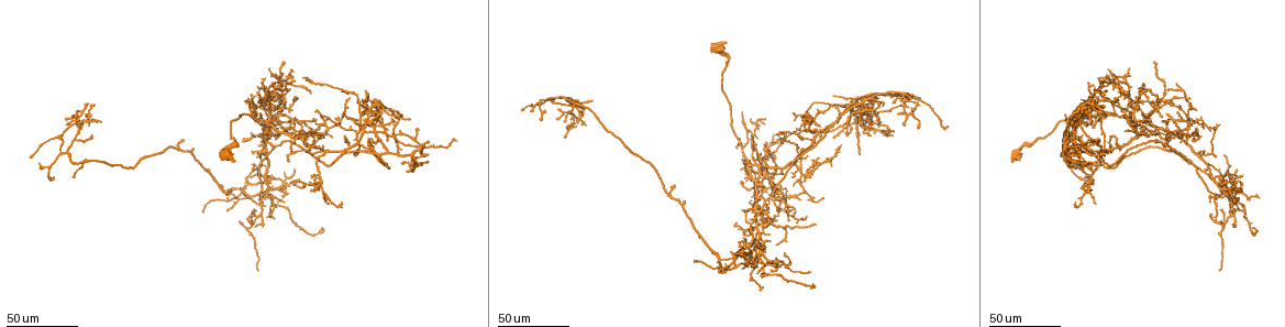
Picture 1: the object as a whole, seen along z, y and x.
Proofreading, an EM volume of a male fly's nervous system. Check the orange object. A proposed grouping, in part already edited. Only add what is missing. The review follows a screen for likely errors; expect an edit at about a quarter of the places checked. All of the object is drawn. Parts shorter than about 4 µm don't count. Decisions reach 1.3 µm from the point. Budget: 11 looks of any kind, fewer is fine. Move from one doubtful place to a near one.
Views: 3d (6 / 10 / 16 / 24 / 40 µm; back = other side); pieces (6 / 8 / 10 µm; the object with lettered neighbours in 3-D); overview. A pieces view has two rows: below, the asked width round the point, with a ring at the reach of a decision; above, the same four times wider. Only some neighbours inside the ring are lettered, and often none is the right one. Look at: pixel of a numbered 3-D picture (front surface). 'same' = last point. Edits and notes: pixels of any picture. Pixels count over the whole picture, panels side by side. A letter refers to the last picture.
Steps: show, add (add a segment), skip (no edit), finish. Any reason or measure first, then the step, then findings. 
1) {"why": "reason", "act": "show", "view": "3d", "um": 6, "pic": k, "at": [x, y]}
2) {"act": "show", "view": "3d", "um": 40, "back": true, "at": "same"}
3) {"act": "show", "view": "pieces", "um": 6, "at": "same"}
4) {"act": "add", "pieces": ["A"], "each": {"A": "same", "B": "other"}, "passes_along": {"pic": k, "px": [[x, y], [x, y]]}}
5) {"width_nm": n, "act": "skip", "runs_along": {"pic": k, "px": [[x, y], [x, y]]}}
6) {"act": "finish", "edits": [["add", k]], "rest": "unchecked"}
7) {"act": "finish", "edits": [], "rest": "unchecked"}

{"why": "branch stops here", "act": "show", "view": "3d", "um": 24, "pic": 1, "at": [282, 89]}

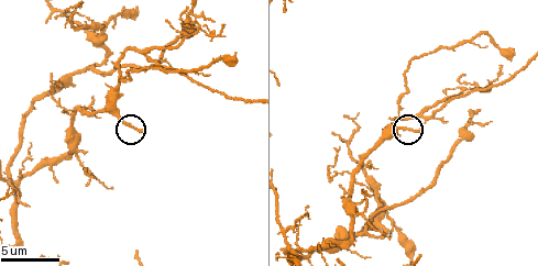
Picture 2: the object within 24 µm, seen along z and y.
{"act": "show", "view": "pieces", "um": 10, "pic": 2, "at": [143, 128]}

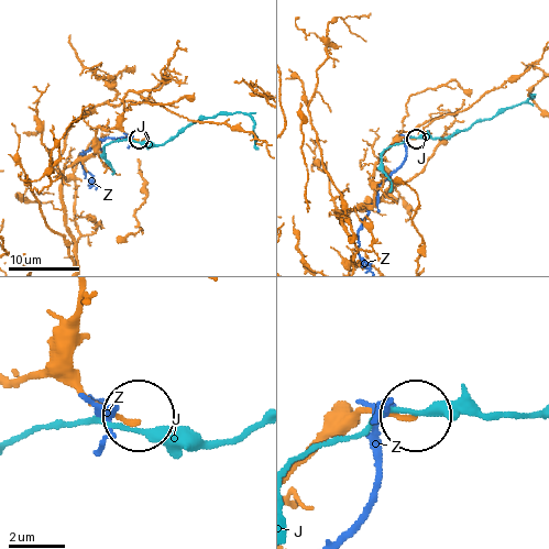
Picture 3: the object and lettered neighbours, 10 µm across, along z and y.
{"act": "skip", "each": {"J": "other", "Z": "other"}, "runs_along": {"pic": 3, "px": [[20, 379], [69, 381], [119, 416], [138, 420]]}, "found": "no lettered segment goes on from it"}

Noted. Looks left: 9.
{"why": "thin end", "act": "show", "view": "3d", "um": 24, "pic": 1, "at": [745, 263]}

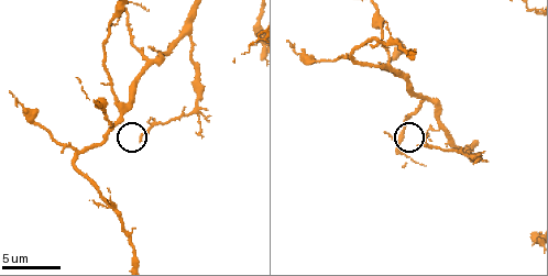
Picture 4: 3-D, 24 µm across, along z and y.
{"act": "show", "view": "pieces", "um": 10, "pic": 4, "at": [141, 140]}

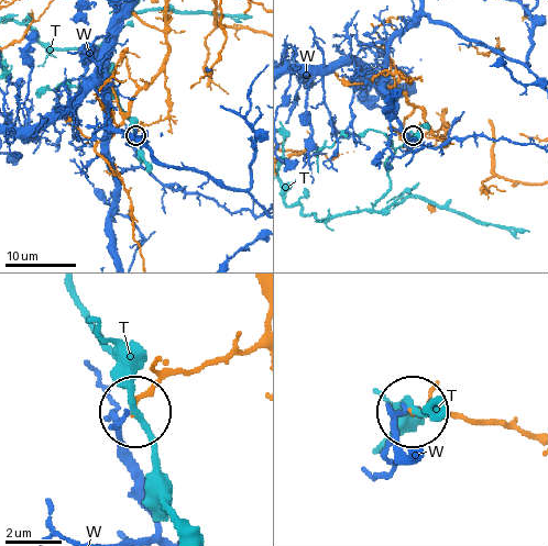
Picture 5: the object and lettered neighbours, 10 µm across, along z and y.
{"act": "skip", "each": {"T": "other", "W": "other"}, "runs_along": {"pic": 5, "px": [[250, 345], [165, 376], [136, 407]]}, "found": "no lettered segment goes on from it"}

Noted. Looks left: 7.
{"why": "an open end", "act": "show", "view": "3d", "um": 40, "pic": 1, "at": [742, 267]}

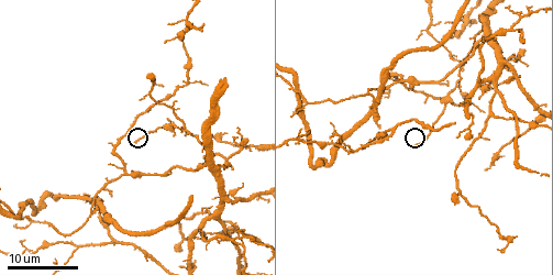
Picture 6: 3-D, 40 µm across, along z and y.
{"act": "show", "view": "pieces", "um": 6, "pic": 6, "at": [134, 142]}

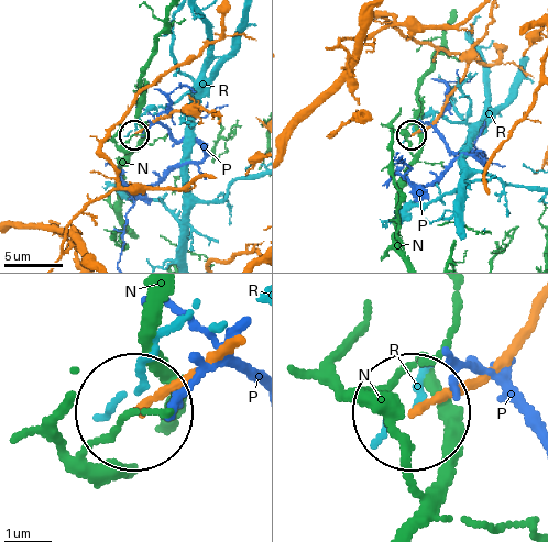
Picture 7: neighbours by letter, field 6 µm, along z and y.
{"act": "skip", "each": {"N": "other", "P": "other", "R": "other"}, "runs_along": {"pic": 7, "px": [[506, 350], [416, 405]]}, "found": "no lettered segment goes on from it"}

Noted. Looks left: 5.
{"why": "free end", "act": "show", "view": "3d", "um": 24, "pic": 1, "at": [1186, 144]}

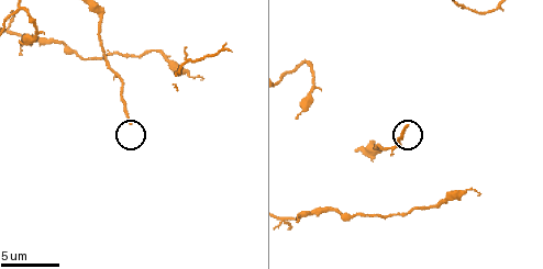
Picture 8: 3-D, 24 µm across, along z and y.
{"act": "show", "view": "pieces", "um": 10, "pic": 8, "at": [131, 124]}

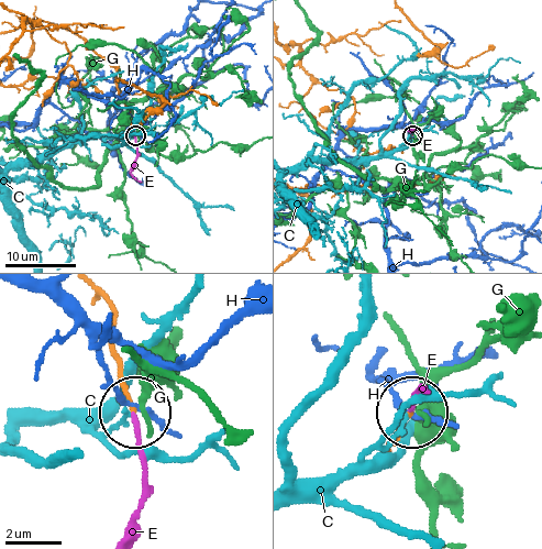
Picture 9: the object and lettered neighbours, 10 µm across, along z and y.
{"act": "add", "pieces": ["E"], "each": {"C": "other", "E": "same", "G": "other", "H": "other"}, "found": "it goes on there"}

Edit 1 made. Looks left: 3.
{"act": "show", "view": "overview"}

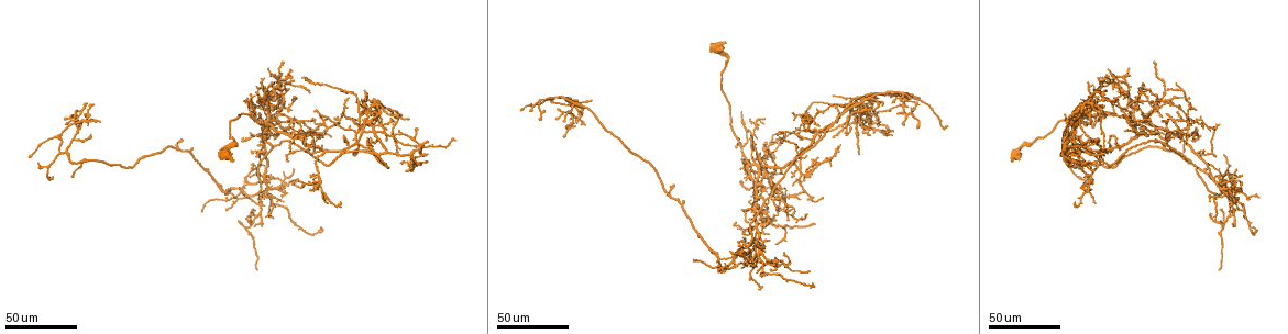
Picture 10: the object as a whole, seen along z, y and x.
{"why": "branch stops here", "act": "show", "view": "3d", "um": 24, "pic": 10, "at": [1150, 89]}

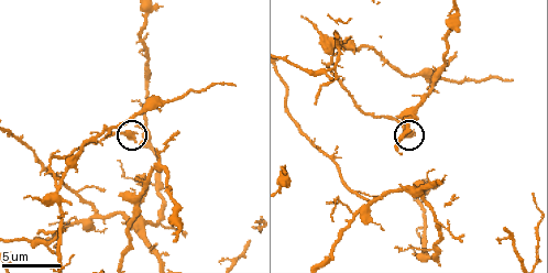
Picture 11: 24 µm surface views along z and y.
{"why": "see the neighbours", "act": "show", "view": "pieces", "um": 10, "pic": 11, "at": [136, 140]}

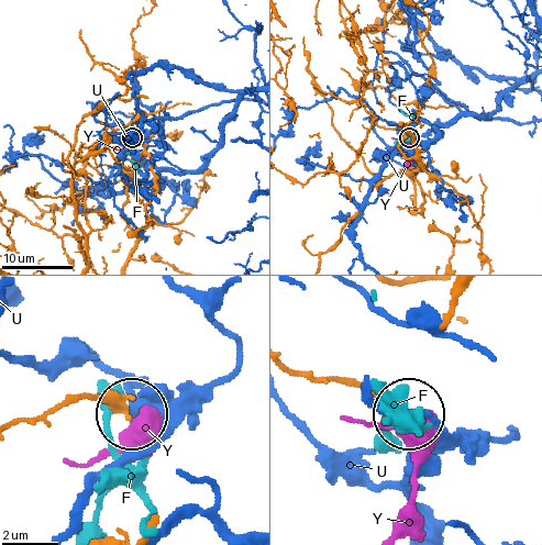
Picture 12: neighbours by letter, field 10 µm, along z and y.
{"act": "skip", "each": {"F": "other", "U": "other", "Y": "other"}, "found": "no lettered segment goes on from it"}

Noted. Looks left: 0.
{"act": "finish", "edits": [["add", 9]], "rest": "unchecked"}

